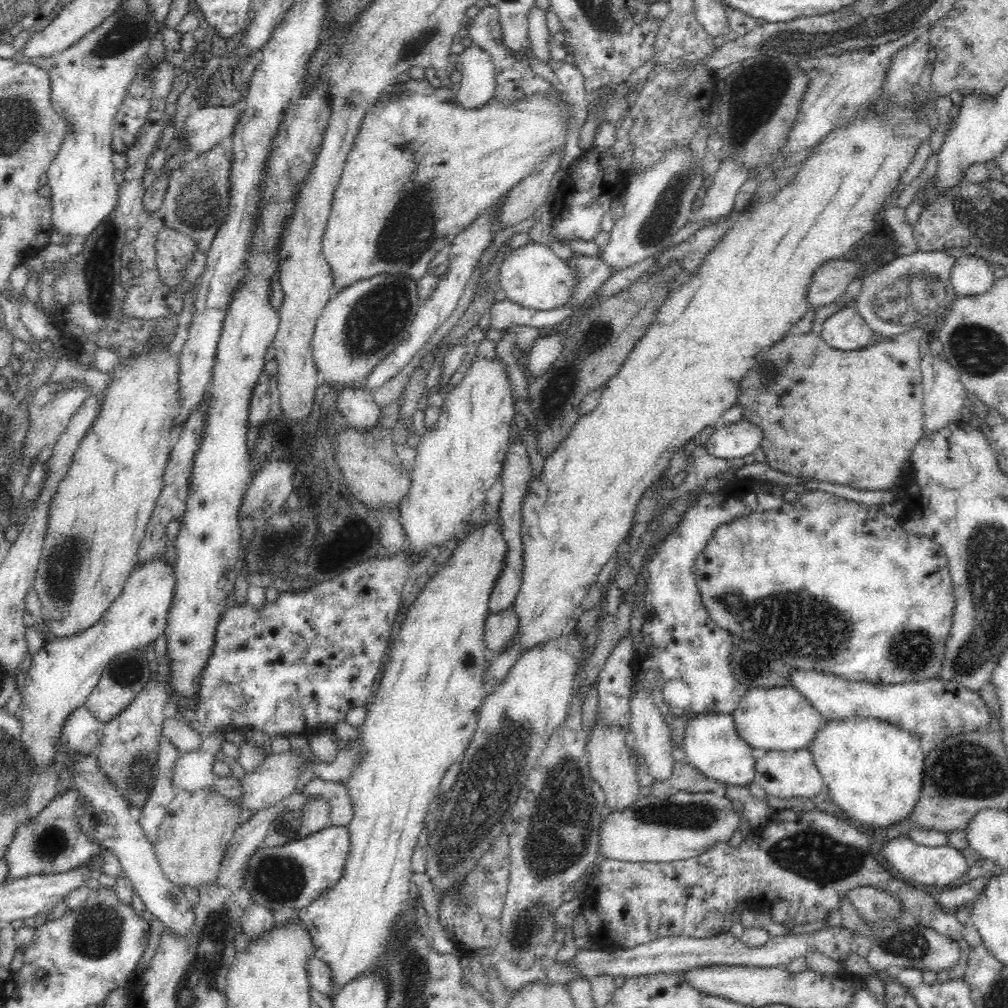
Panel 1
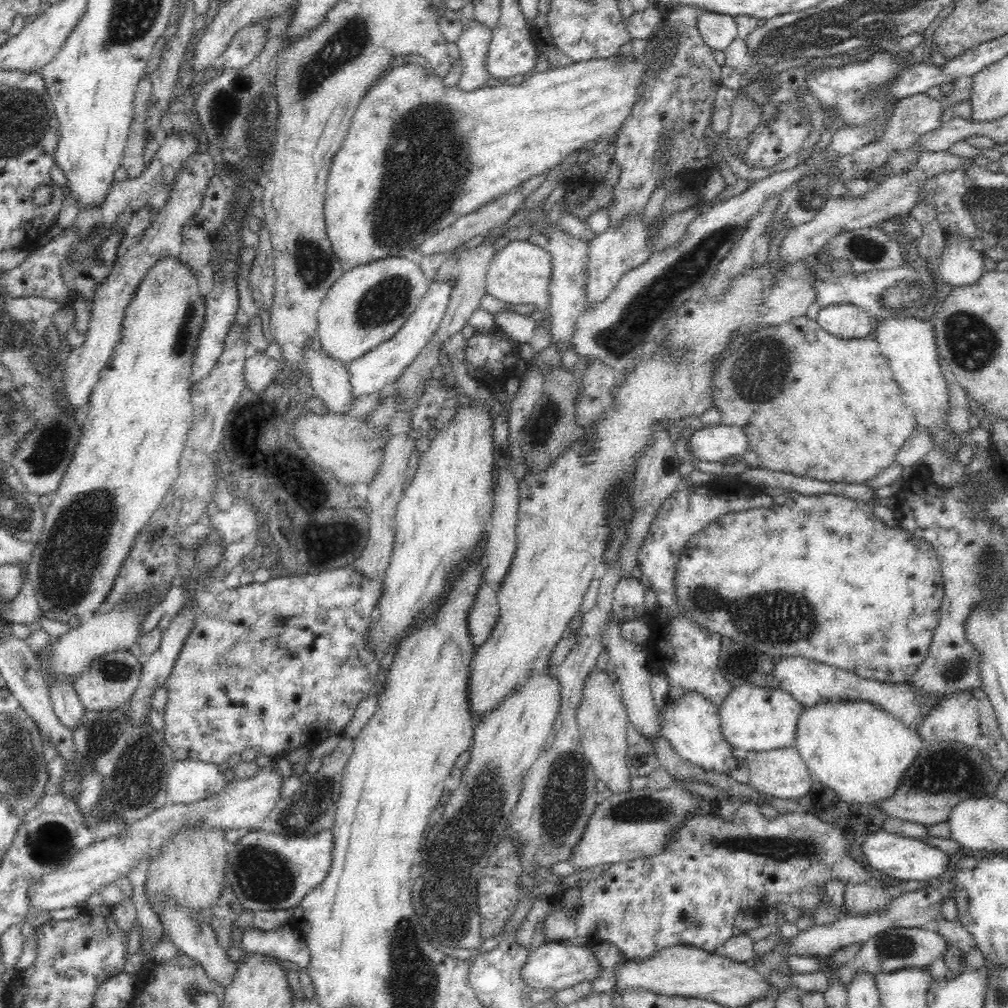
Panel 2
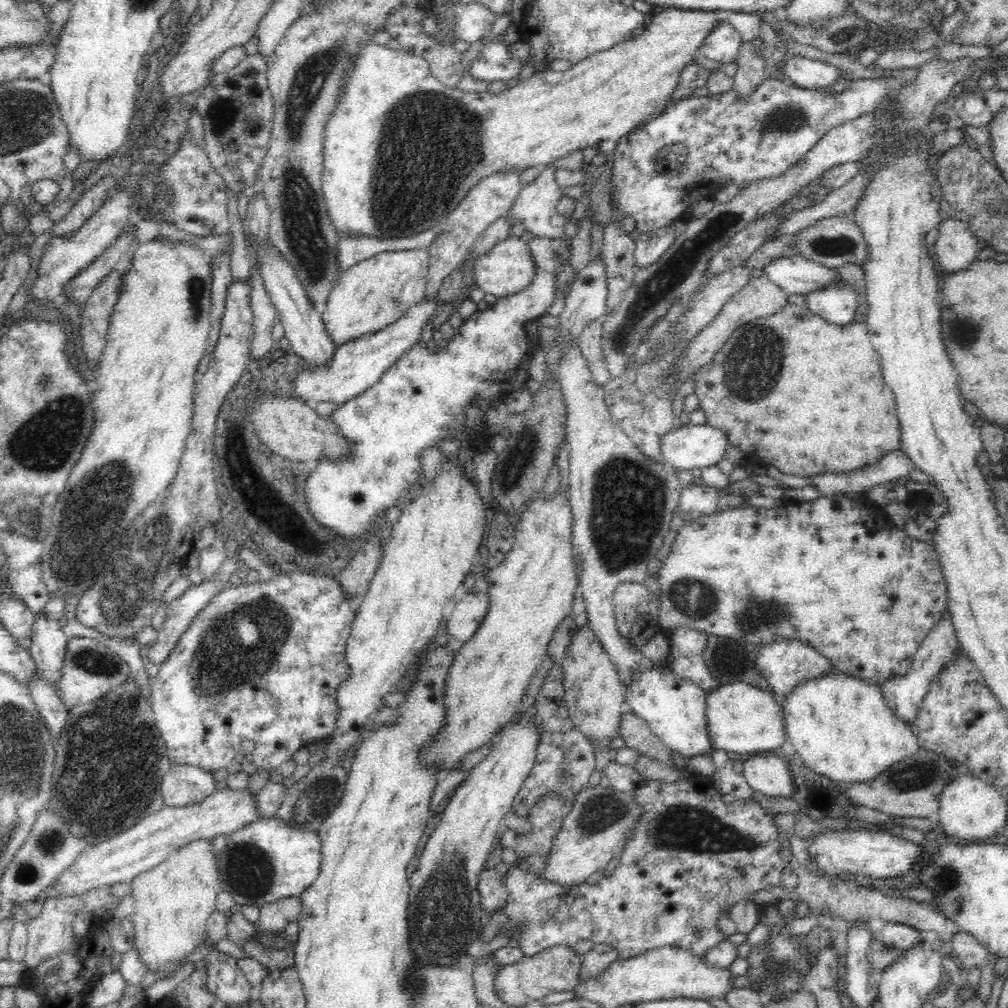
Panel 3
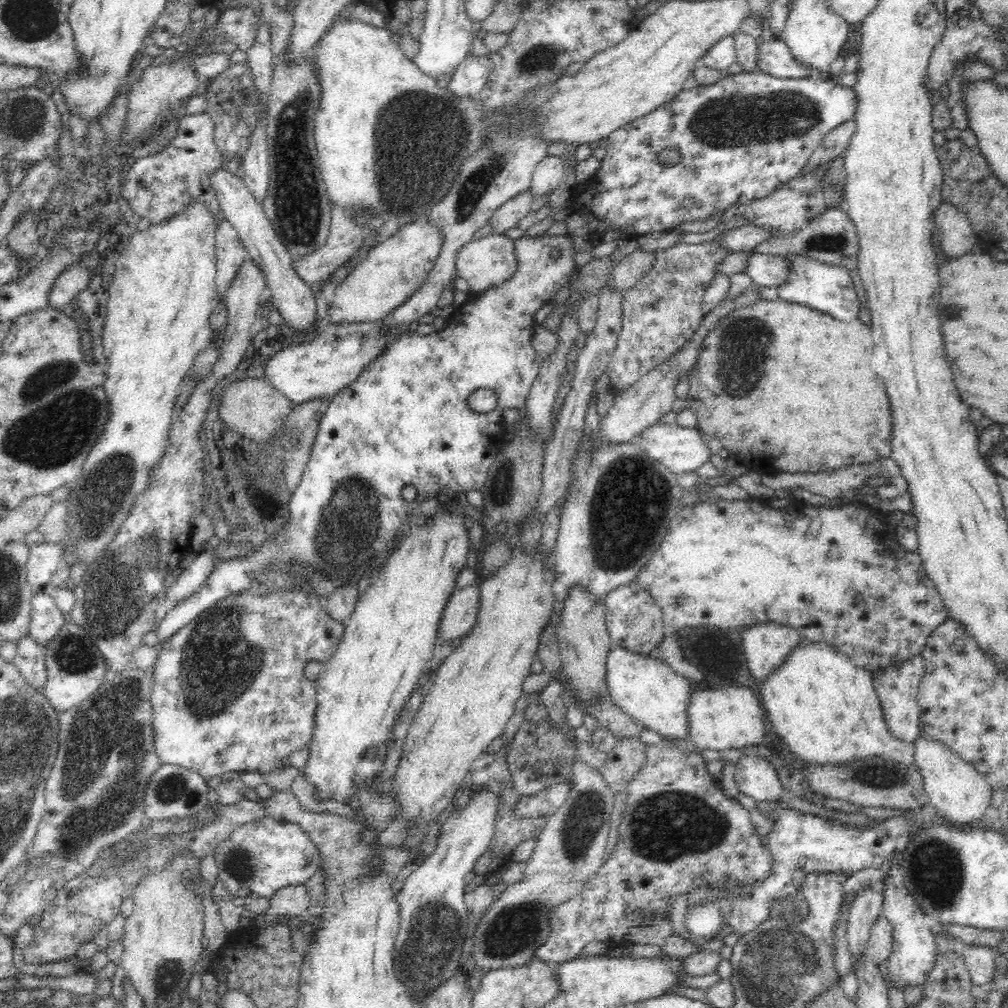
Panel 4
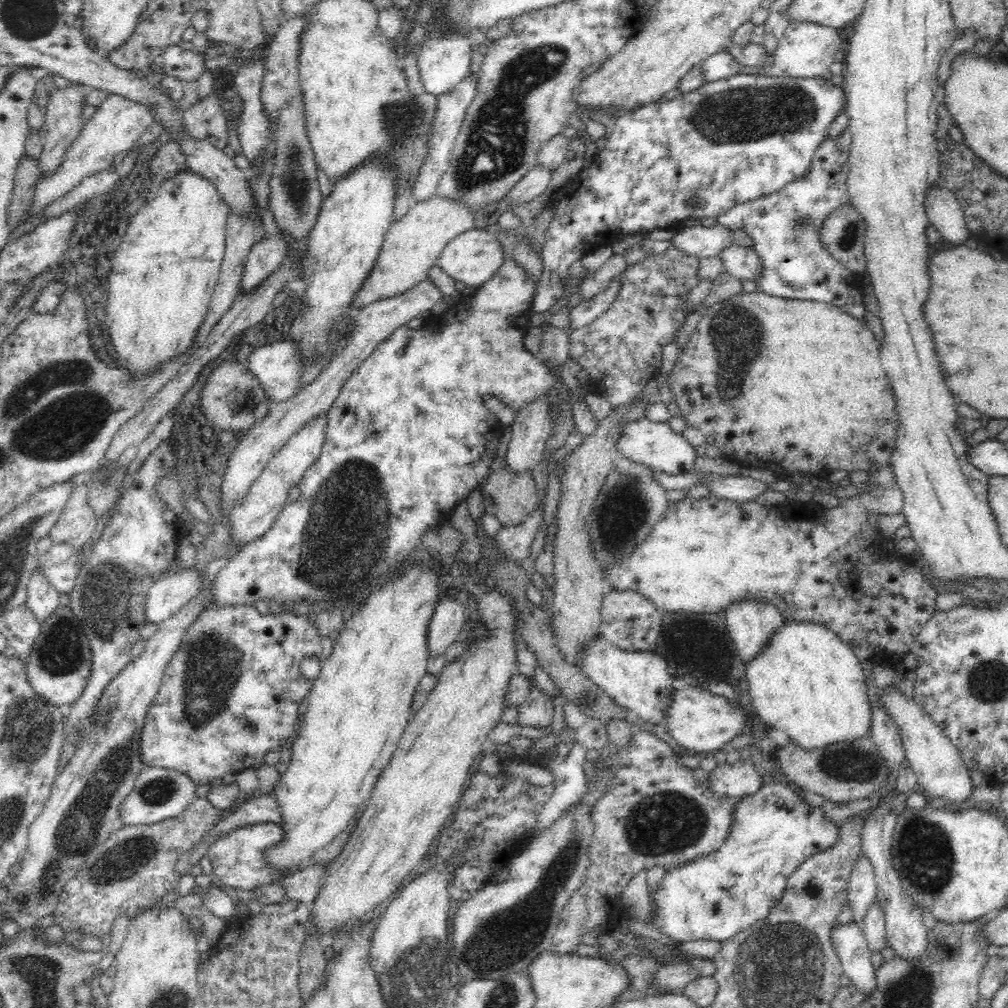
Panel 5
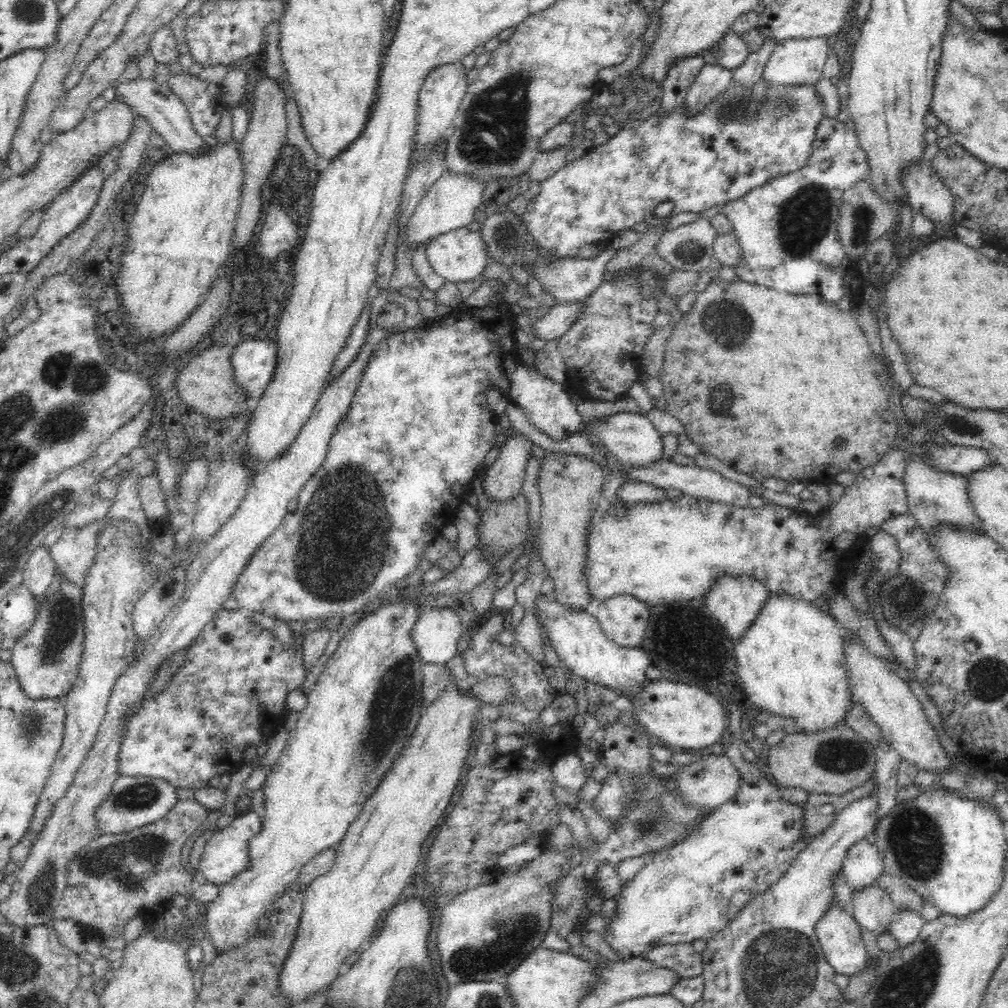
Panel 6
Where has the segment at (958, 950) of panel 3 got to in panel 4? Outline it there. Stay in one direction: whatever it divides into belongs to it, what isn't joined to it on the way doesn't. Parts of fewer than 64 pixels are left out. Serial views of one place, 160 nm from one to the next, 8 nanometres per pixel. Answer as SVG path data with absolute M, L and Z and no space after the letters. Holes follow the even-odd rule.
M967 945L961 954L966 961L971 981L976 986L989 985L996 976L997 970L992 951L984 946Z

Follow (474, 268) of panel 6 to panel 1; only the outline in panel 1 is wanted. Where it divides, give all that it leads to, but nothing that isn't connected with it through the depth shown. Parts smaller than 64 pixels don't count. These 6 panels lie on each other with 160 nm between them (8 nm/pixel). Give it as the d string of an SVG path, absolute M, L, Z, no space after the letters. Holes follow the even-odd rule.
M527 242L522 246L510 249L500 266L498 280L501 290L506 292L506 299L516 302L519 306L534 310L552 310L557 307L564 307L565 303L573 296L573 291L577 286L574 270L568 267L566 261L558 257L544 243L537 242Z

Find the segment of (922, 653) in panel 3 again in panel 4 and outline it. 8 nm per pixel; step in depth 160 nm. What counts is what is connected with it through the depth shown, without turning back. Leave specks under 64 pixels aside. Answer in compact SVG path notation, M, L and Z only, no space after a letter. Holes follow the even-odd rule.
M918 654L900 665L888 666L873 678L873 685L882 705L882 719L886 721L894 739L904 743L913 742L919 734L920 707L917 696L922 674L924 674L924 659Z

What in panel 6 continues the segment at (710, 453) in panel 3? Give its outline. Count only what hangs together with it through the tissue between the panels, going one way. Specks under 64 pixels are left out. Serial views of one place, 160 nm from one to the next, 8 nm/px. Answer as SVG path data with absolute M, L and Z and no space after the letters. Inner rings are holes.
M631 409L629 412L623 411L602 416L602 418L594 417L594 420L597 420L597 424L591 424L589 428L585 427L584 420L583 428L579 432L594 446L602 444L606 450L614 454L619 463L627 464L627 466L644 466L644 464L650 464L650 462L662 459L662 435L655 430L654 426L648 420L647 415L633 413Z

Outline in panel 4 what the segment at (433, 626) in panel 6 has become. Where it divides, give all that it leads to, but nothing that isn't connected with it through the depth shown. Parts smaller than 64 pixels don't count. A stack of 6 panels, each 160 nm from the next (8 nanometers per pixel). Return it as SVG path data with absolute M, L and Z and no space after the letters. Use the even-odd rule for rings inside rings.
M474 584L456 590L450 595L440 616L436 634L438 642L450 642L454 638L460 638L476 624L479 594L480 589Z

